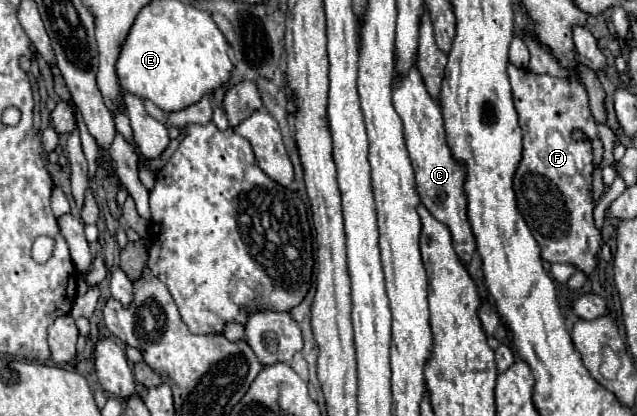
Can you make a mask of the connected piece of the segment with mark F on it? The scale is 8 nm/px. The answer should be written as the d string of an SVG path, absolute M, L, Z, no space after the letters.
M508 63L508 77L522 129L522 161L512 185L518 211L538 241L544 261L574 263L580 271L590 273L596 267L596 253L600 249L600 231L592 219L592 171L596 165L590 157L590 143L574 141L570 133L572 129L582 129L590 139L600 139L604 145L600 165L610 165L614 163L614 131L594 121L586 89L578 79L536 75L512 63Z

